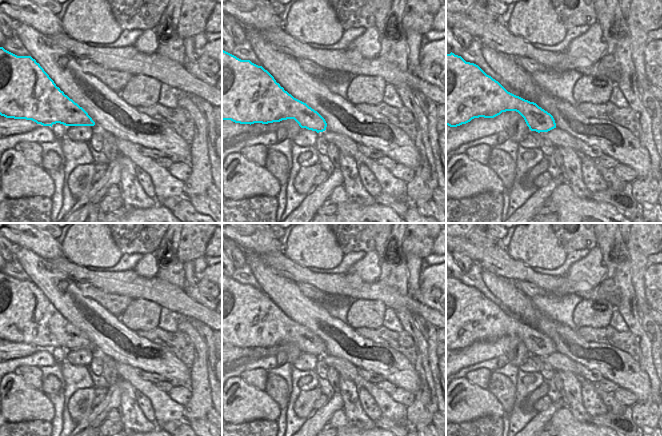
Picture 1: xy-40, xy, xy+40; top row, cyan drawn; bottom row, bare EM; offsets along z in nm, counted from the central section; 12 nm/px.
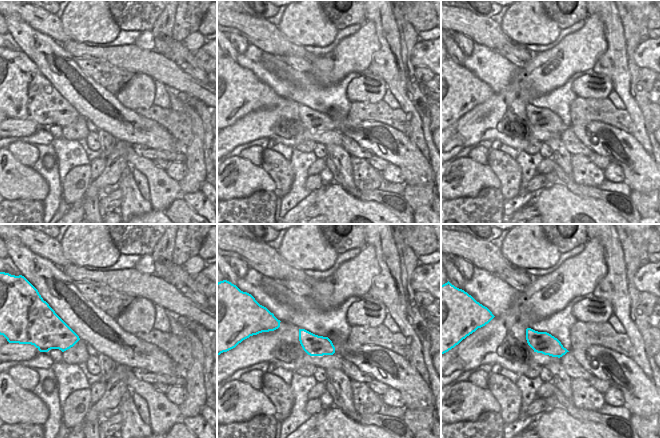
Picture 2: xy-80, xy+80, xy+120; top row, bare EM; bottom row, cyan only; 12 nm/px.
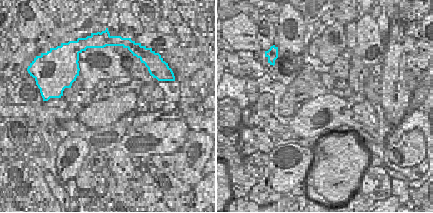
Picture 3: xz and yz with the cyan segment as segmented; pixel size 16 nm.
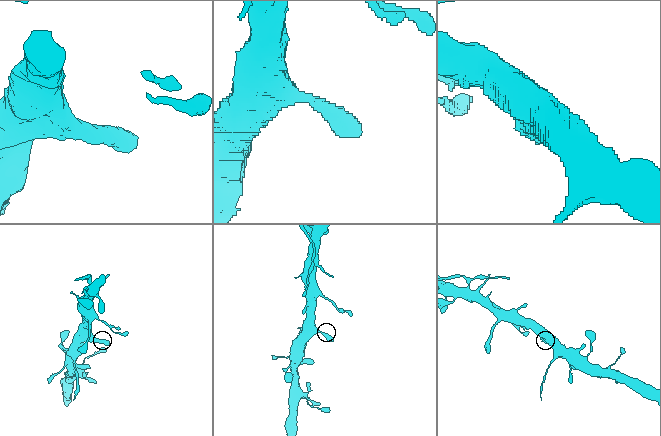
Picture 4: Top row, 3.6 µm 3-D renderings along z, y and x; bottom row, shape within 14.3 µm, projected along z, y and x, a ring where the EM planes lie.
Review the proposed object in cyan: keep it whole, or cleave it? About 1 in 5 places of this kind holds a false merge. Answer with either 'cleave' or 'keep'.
keep

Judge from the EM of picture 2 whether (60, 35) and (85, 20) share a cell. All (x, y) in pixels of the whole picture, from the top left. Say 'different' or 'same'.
different

